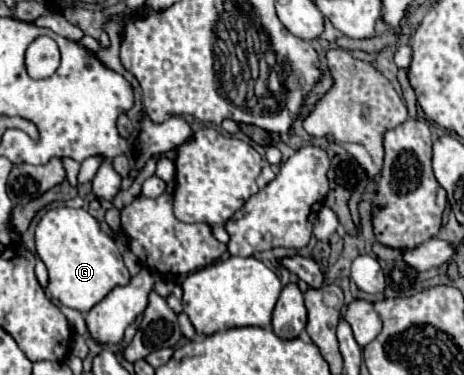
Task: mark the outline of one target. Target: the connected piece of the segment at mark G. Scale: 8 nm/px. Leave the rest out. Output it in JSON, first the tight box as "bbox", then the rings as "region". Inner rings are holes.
{"bbox":[35,208,131,314],"region":[[[83,208],[49,210],[37,226],[35,242],[37,254],[49,270],[49,294],[63,306],[75,308],[83,314],[101,302],[113,288],[127,286],[131,280],[115,240],[107,236],[99,222]]]}

